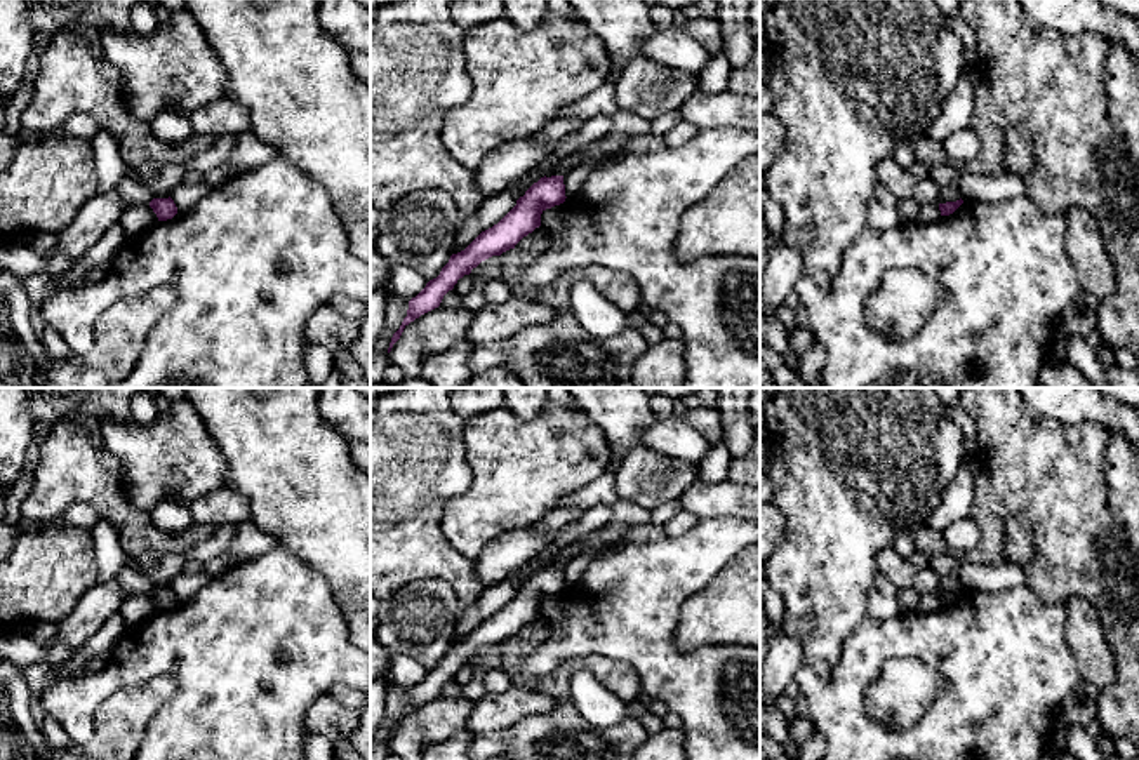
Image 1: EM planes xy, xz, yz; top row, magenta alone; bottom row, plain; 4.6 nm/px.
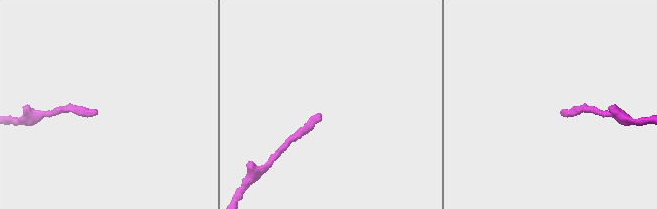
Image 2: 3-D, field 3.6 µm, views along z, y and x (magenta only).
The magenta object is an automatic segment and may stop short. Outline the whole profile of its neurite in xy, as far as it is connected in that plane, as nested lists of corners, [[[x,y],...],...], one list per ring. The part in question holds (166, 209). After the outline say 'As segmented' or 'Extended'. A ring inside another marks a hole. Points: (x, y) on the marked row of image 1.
[[[170,197],[169,198],[153,198],[150,202],[150,207],[157,214],[158,221],[172,219],[177,214],[177,207]]]. As segmented

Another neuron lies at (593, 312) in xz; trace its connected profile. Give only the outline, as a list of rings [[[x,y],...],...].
[[[588,282],[572,285],[569,303],[577,322],[591,334],[616,336],[626,327],[624,311]]]

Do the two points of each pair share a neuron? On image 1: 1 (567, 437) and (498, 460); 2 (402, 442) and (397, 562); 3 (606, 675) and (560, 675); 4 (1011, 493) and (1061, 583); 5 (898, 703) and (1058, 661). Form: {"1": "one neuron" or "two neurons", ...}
{"1": "one neuron", "2": "one neuron", "3": "one neuron", "4": "one neuron", "5": "two neurons"}

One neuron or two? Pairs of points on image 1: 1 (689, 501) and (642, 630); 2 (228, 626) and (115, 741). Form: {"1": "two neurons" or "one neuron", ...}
{"1": "two neurons", "2": "two neurons"}

